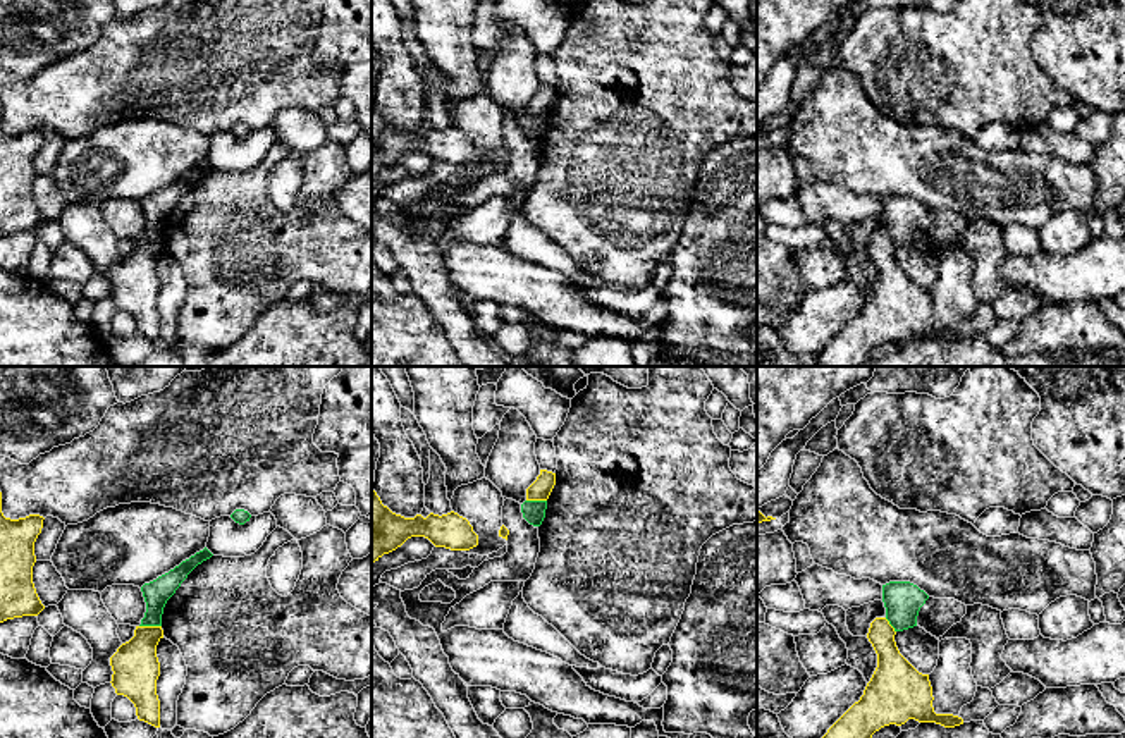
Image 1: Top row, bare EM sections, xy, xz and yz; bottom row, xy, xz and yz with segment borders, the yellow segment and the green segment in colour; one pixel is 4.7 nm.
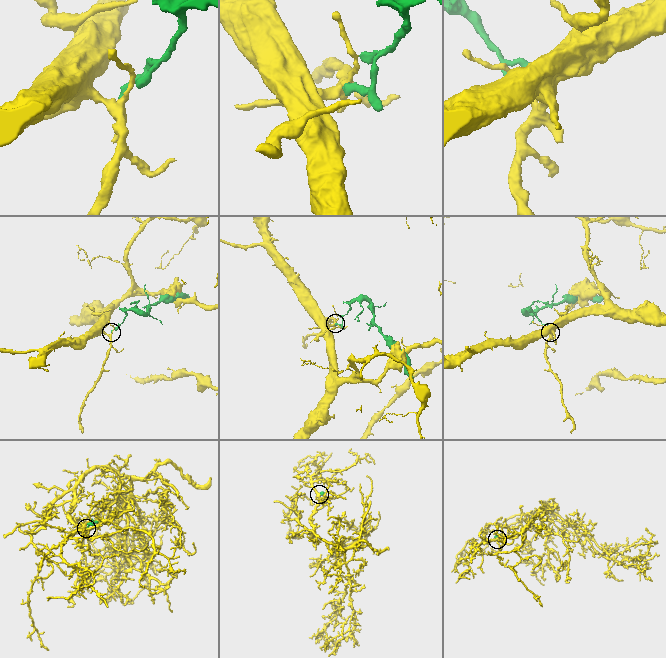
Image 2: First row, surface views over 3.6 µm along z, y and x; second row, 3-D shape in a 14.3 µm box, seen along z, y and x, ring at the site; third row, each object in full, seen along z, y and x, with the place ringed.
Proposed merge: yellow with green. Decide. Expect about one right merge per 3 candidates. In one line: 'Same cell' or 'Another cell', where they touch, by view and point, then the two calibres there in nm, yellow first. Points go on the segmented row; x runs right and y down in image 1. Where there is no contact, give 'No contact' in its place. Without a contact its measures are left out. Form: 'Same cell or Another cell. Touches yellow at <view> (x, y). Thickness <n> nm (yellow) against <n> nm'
Another cell. Touches yellow at xy (150, 627). Thickness 220 nm (yellow) against 120 nm

